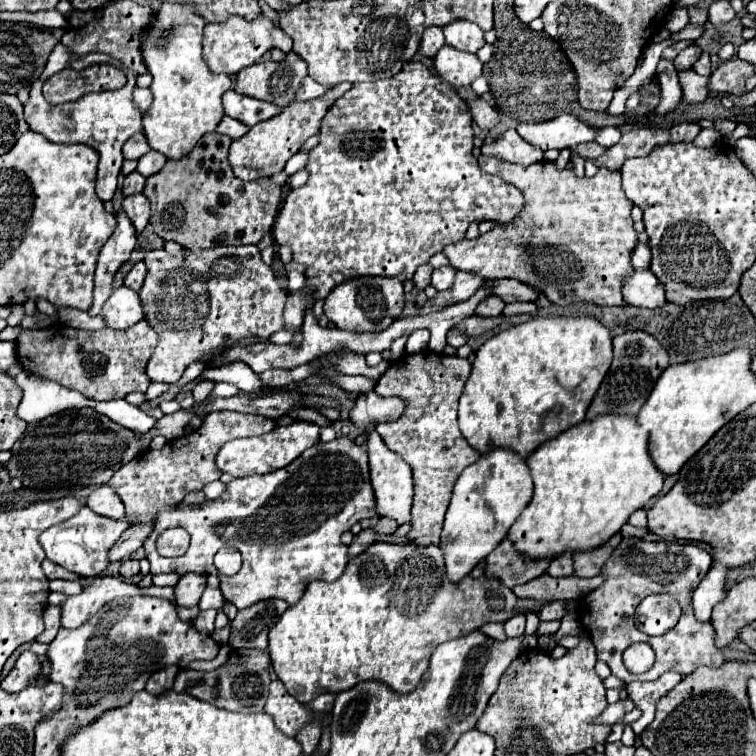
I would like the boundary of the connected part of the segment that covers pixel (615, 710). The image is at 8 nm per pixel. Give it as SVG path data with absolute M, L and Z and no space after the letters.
M628 697L628 699L620 699L618 703L614 703L614 705L608 705L606 709L604 709L604 713L595 719L596 723L606 723L606 725L613 726L614 723L624 723L624 715L628 713L628 711L632 711L634 709L634 703L632 703L632 699Z

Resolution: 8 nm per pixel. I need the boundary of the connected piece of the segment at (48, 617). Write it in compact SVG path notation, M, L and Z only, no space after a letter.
M48 605L48 609L44 609L44 613L42 613L42 619L44 619L44 623L46 623L46 629L44 629L44 633L38 635L36 641L40 641L40 643L50 643L50 641L56 637L58 629L60 629L60 607Z

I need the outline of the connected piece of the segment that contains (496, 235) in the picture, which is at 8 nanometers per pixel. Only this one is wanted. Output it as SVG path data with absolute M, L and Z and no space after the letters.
M478 157L482 171L502 177L504 181L516 185L526 199L526 205L518 219L510 225L494 225L492 231L484 233L478 239L462 239L444 249L444 255L450 259L452 267L458 271L478 273L484 279L518 279L532 285L544 293L556 305L572 303L598 303L606 307L624 307L622 285L626 275L634 273L630 263L630 253L638 245L638 233L634 231L634 221L630 217L632 201L624 195L620 185L620 173L600 169L594 177L578 179L572 169L558 171L552 163L542 161L534 165L514 165L500 157Z

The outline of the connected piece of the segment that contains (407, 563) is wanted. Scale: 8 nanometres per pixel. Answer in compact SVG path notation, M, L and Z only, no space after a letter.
M374 543L360 557L352 559L334 583L312 581L304 597L288 607L278 625L268 633L268 653L274 673L286 691L298 701L312 701L322 693L352 689L358 681L382 681L398 695L410 693L428 669L432 651L448 641L478 631L484 623L504 623L520 613L518 597L496 579L464 577L458 585L450 583L444 571L442 549L436 545L416 547Z

